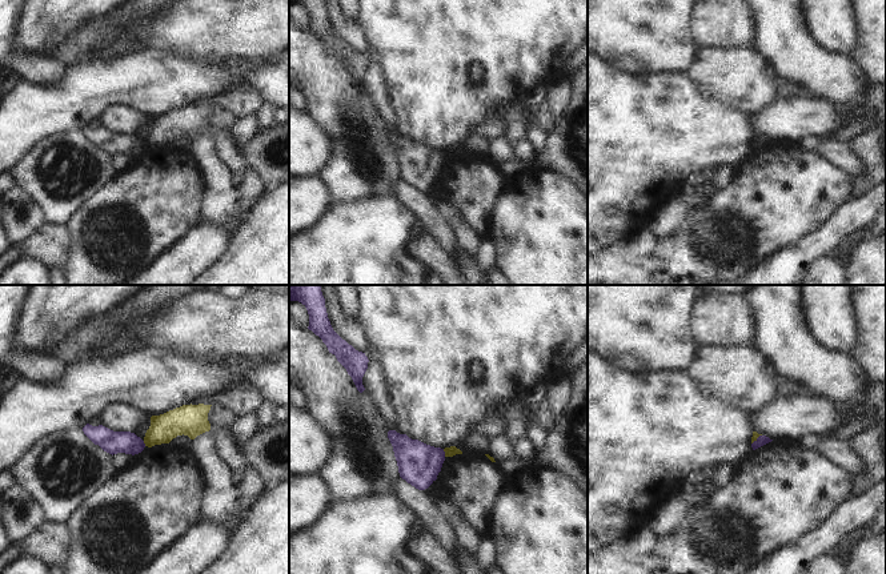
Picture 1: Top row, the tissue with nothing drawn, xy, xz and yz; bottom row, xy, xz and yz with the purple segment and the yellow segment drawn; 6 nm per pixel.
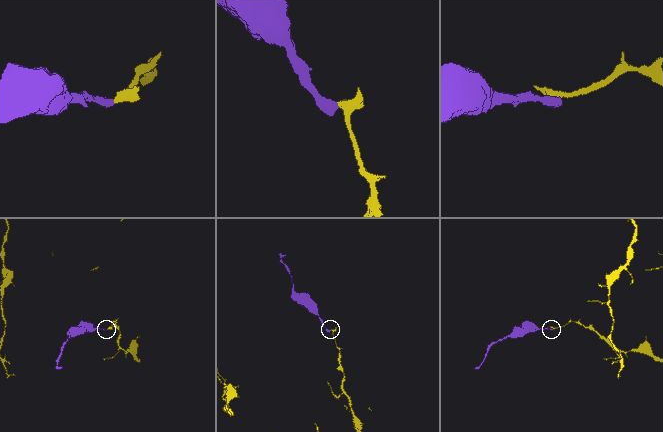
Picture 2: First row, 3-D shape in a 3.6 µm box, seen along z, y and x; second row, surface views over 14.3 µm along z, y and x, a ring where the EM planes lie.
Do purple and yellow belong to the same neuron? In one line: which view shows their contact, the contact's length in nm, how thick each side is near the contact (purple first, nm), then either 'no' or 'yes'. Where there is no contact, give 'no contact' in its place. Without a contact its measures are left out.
xz | 50 nm | 260/60 nm | no

